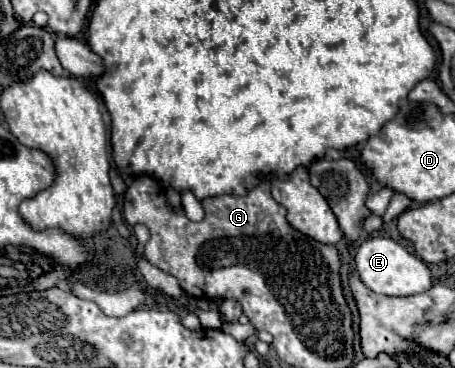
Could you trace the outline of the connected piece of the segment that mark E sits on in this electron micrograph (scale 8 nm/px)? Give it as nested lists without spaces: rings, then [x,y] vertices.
[[[386,237],[366,239],[358,247],[354,261],[356,261],[356,269],[358,269],[362,283],[370,287],[374,293],[382,293],[390,297],[406,297],[406,295],[424,293],[434,285],[428,265],[420,257],[408,253],[400,243],[386,239]]]

